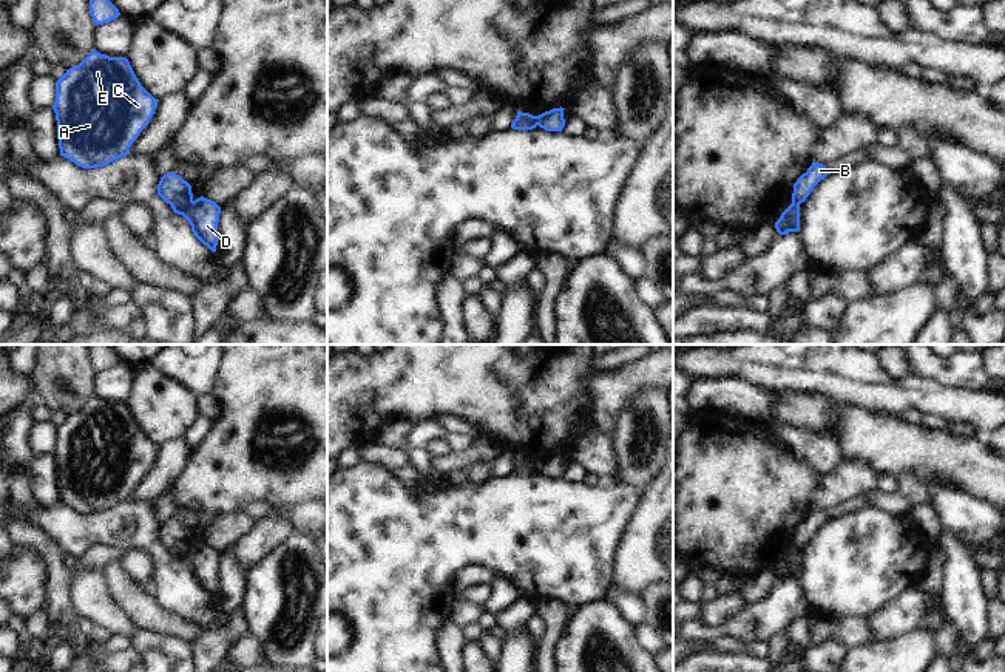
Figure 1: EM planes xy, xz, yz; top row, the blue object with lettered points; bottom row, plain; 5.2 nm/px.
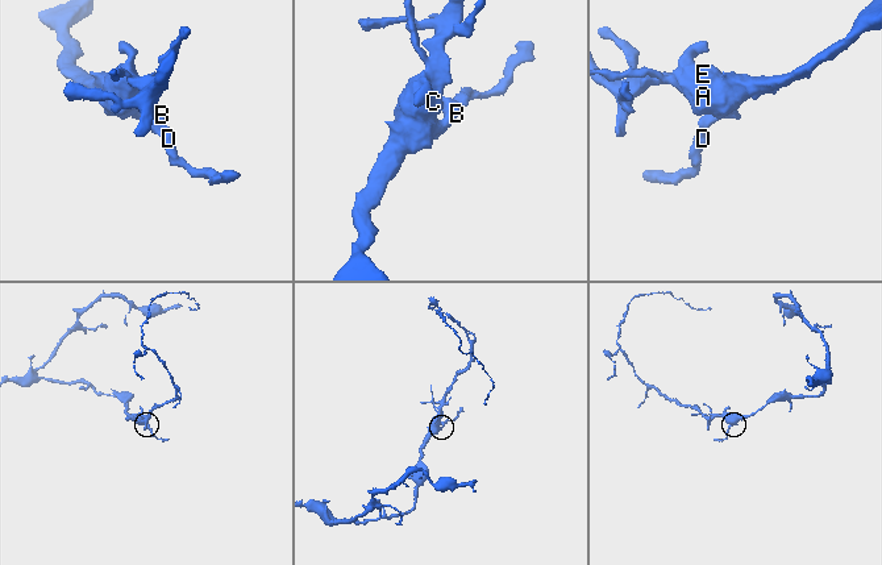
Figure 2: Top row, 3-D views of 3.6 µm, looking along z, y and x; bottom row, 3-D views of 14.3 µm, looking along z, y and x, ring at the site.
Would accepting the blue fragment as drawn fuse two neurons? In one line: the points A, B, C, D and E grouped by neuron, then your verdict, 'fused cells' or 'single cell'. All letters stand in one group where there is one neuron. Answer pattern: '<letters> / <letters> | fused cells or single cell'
A B C E / D | fused cells

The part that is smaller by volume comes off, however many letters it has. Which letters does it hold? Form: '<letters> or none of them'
D

